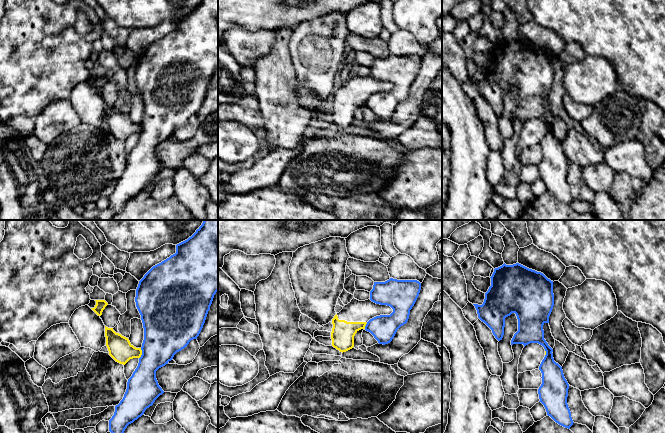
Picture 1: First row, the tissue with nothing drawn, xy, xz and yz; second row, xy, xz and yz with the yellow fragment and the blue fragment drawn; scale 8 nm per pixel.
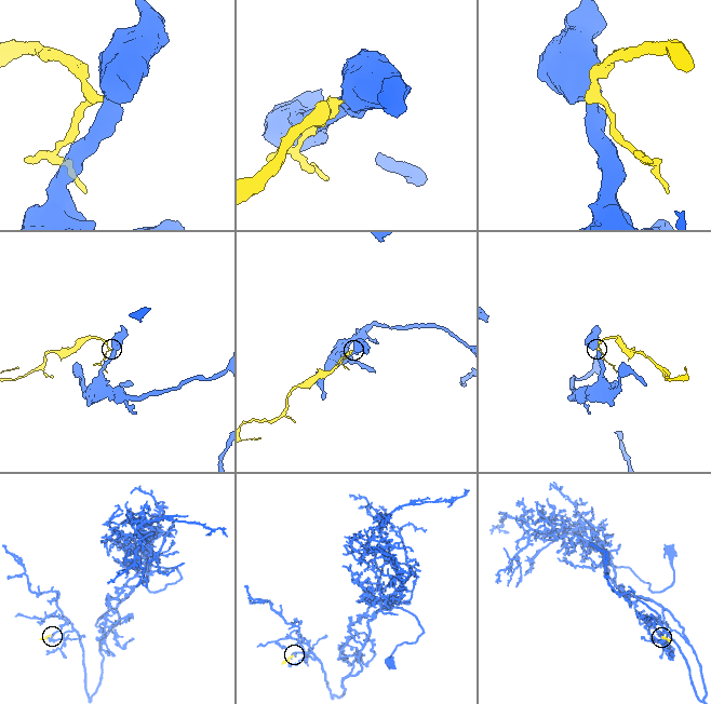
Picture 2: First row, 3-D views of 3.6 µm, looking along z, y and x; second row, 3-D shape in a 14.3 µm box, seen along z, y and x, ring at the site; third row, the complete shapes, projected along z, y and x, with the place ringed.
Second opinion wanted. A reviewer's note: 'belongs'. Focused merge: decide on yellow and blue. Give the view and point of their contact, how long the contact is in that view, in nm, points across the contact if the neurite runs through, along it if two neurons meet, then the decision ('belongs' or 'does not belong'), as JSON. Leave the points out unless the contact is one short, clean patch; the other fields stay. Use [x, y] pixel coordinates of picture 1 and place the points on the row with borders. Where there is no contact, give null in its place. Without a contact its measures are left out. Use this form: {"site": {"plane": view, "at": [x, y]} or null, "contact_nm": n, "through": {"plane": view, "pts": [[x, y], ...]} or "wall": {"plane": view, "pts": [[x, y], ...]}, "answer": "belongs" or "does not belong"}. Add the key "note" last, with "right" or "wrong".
{"site": {"plane": "xy", "at": [141, 353]}, "contact_nm": 90, "wall": {"plane": "xy", "pts": [[141, 348], [141, 356], [139, 358]]}, "answer": "does not belong", "note": "wrong"}

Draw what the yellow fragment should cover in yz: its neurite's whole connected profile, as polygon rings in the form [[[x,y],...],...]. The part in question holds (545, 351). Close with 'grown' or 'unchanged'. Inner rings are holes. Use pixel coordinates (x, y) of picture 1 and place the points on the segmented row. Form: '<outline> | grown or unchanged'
[[[538,343],[526,345],[519,358],[518,373],[539,369],[539,366],[546,355],[544,347]]] | grown

